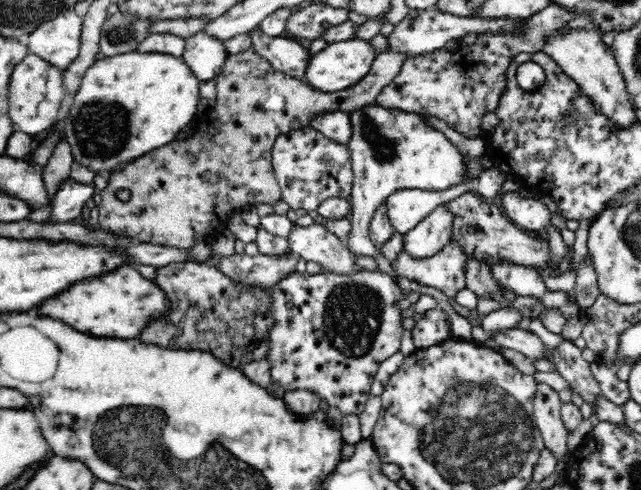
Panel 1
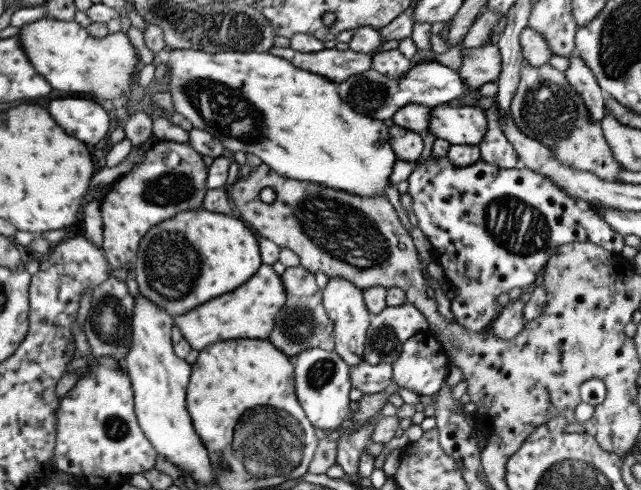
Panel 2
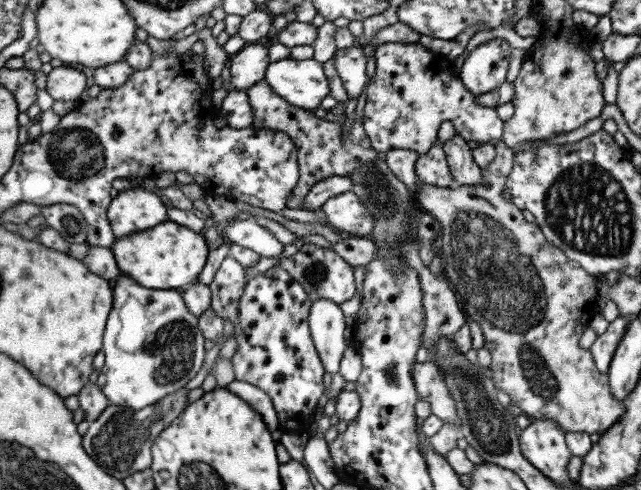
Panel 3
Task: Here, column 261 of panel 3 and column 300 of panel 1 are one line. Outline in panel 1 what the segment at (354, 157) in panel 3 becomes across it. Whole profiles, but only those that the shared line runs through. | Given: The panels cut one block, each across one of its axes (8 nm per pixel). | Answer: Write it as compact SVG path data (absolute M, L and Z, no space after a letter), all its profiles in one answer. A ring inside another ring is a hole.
M251 46L244 54L229 55L220 74L215 78L213 109L200 117L194 130L190 130L186 138L175 139L162 149L124 165L121 170L116 170L108 177L109 184L101 190L102 199L97 206L99 228L113 235L180 251L188 251L204 241L214 244L217 237L224 234L232 214L242 215L242 210L250 206L274 206L276 202L283 200L283 191L272 167L271 154L274 142L280 134L311 127L317 116L334 112L352 114L363 110L364 106L374 104L378 93L392 82L406 58L408 56L405 54L395 52L377 54L370 70L356 84L338 92L320 92L302 79L271 68L270 63L260 58ZM118 189L130 190L132 199L118 202L115 196Z

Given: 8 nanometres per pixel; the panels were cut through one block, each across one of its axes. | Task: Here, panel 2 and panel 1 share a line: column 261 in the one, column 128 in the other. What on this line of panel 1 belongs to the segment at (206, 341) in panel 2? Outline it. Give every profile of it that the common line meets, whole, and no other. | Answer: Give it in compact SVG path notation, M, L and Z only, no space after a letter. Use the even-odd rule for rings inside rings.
M132 264L118 266L96 278L82 278L34 306L38 318L52 318L72 326L80 334L100 338L134 338L150 317L161 315L166 309L164 293L151 280L142 277Z

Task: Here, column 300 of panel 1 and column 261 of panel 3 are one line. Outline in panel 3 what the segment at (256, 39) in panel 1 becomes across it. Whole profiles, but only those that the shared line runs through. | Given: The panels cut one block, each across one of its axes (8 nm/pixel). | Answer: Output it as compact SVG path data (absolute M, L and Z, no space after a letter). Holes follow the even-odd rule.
M270 38L244 44L228 58L229 88L244 91L263 78L265 67L271 63L266 53L269 42Z

